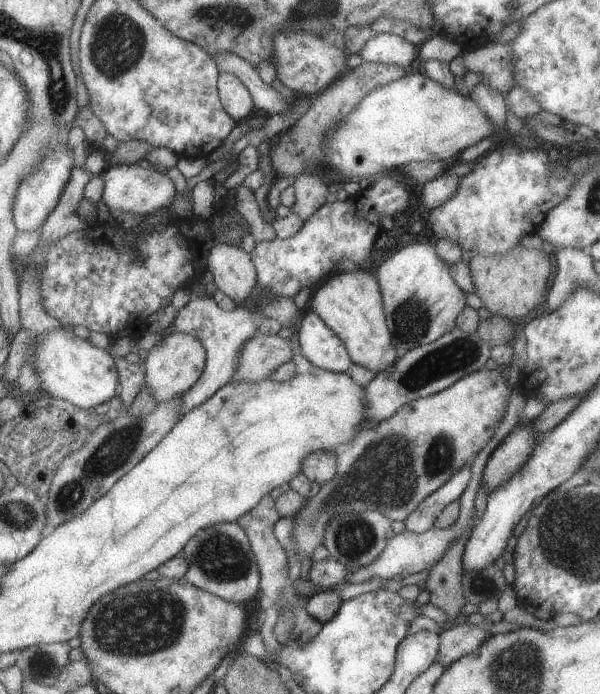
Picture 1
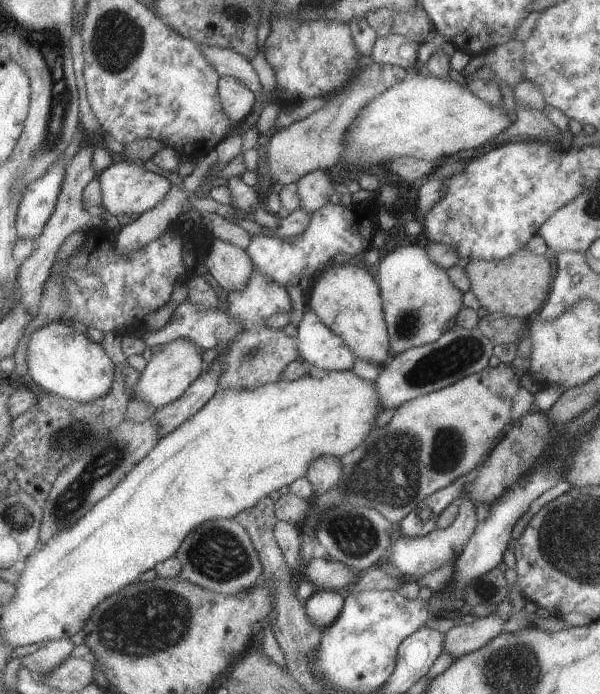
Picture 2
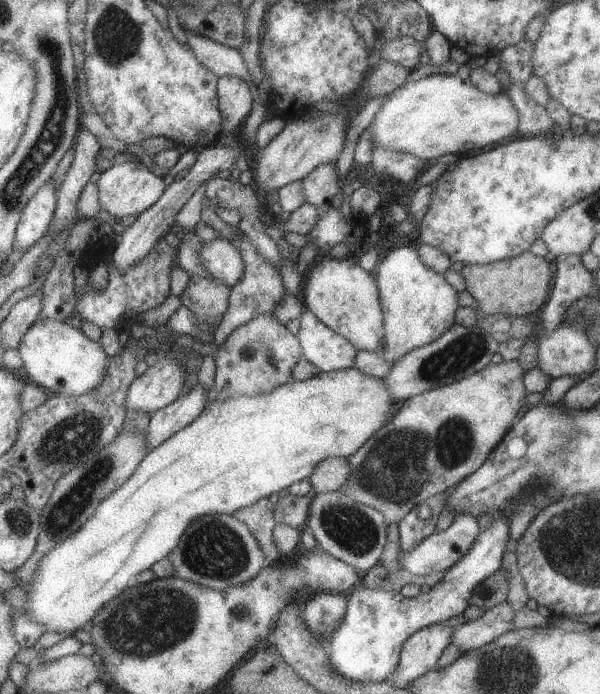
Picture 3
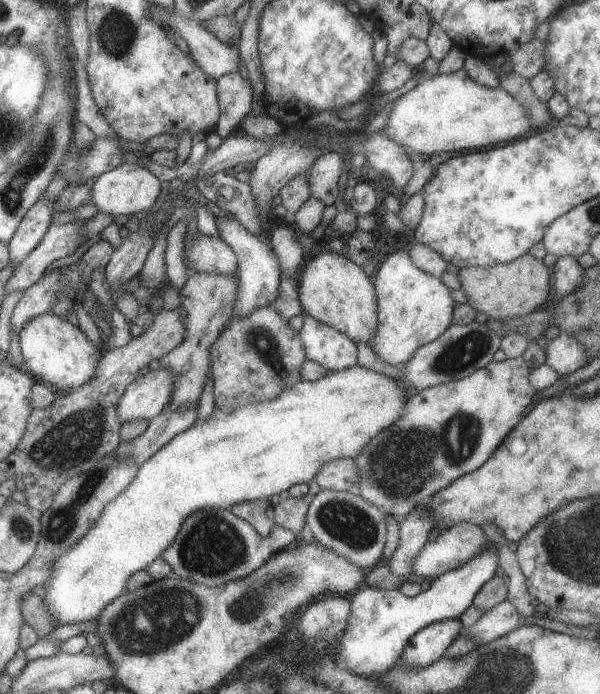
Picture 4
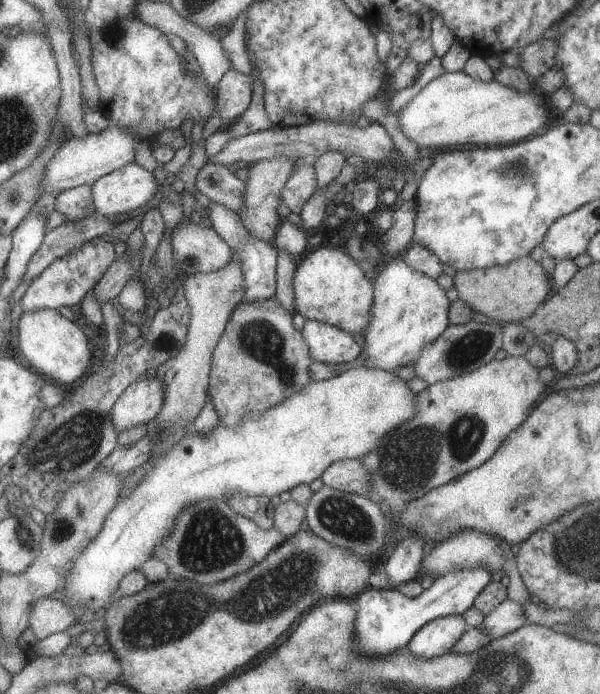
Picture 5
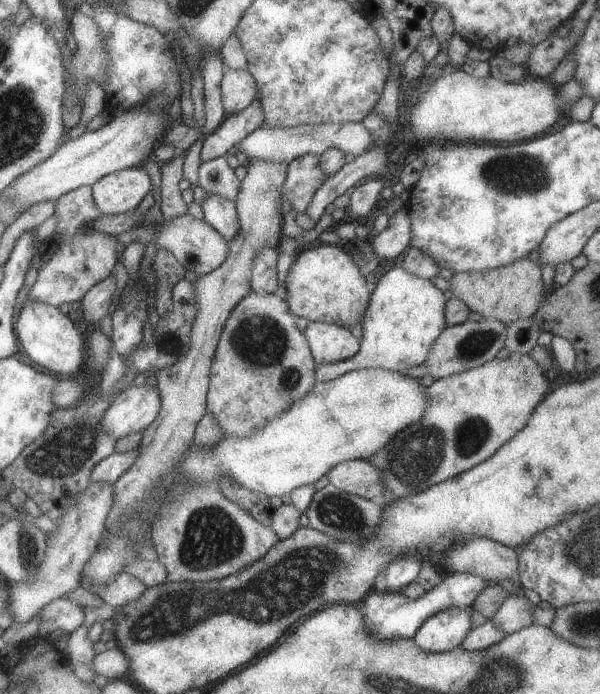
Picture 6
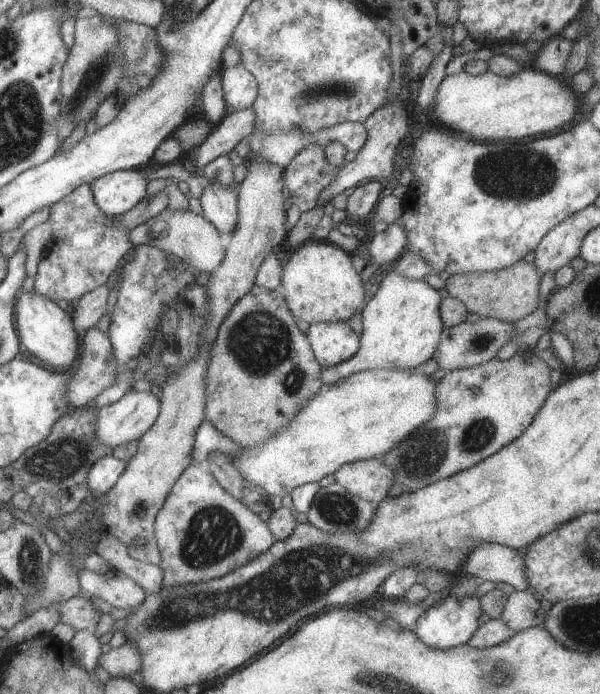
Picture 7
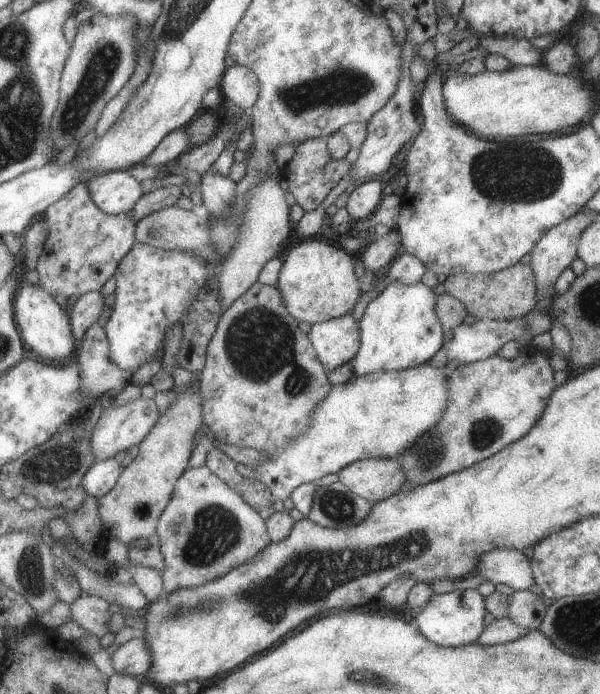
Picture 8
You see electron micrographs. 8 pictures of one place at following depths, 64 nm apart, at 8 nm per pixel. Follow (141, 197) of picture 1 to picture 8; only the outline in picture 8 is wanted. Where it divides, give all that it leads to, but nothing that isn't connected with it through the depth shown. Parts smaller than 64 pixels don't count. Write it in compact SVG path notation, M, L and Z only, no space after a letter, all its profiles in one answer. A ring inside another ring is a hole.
M121 169L97 174L86 181L87 192L97 210L108 215L130 211L143 194L143 182L137 182Z

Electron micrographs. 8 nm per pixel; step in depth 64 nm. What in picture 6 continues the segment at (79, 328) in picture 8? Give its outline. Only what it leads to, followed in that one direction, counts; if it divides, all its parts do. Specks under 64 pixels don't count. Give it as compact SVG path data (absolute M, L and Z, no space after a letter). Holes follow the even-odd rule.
M114 272L103 280L100 280L95 286L92 286L80 298L81 301L81 318L87 324L95 324L109 312L109 304L111 304L111 296L115 288Z

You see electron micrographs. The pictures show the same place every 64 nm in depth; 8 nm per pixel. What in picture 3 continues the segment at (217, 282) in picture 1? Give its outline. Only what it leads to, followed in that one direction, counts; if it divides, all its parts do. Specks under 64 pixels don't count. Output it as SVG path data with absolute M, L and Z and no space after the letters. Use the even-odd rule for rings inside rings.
M220 237L203 242L198 257L201 266L213 278L224 282L229 288L242 277L243 261L241 255L227 239Z

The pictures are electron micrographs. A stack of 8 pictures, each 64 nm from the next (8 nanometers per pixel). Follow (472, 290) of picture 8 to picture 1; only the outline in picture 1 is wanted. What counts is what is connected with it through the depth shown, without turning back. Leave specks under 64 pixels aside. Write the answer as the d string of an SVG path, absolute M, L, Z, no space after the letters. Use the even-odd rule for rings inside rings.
M515 244L515 248L511 248L505 254L493 254L493 256L475 254L468 263L468 267L475 293L481 299L483 307L491 315L497 314L521 323L531 315L535 306L539 306L545 299L545 290L548 290L547 283L551 275L550 261L551 257L542 250Z

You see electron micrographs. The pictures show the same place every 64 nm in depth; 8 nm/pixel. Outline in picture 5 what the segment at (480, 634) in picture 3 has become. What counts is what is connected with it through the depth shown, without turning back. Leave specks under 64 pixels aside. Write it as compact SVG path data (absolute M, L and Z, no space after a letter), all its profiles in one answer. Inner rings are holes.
M513 599L501 601L489 614L484 616L482 629L493 639L511 634L514 630L527 624L522 606Z

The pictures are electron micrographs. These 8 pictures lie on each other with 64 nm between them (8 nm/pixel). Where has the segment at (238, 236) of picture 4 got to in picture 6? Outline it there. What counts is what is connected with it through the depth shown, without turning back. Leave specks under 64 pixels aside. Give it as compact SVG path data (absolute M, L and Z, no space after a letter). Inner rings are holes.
M208 194L201 201L203 218L227 241L239 230L235 203L219 195ZM263 247L252 260L250 270L250 288L253 292L277 293L278 278L276 260L278 253L271 247Z

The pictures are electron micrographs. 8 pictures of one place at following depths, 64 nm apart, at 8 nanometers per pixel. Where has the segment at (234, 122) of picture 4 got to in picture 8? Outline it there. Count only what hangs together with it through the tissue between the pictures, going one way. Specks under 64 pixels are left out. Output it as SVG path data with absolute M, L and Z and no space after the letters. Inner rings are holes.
M233 65L224 70L219 89L223 98L230 100L245 112L257 100L259 81L251 69L243 65Z

